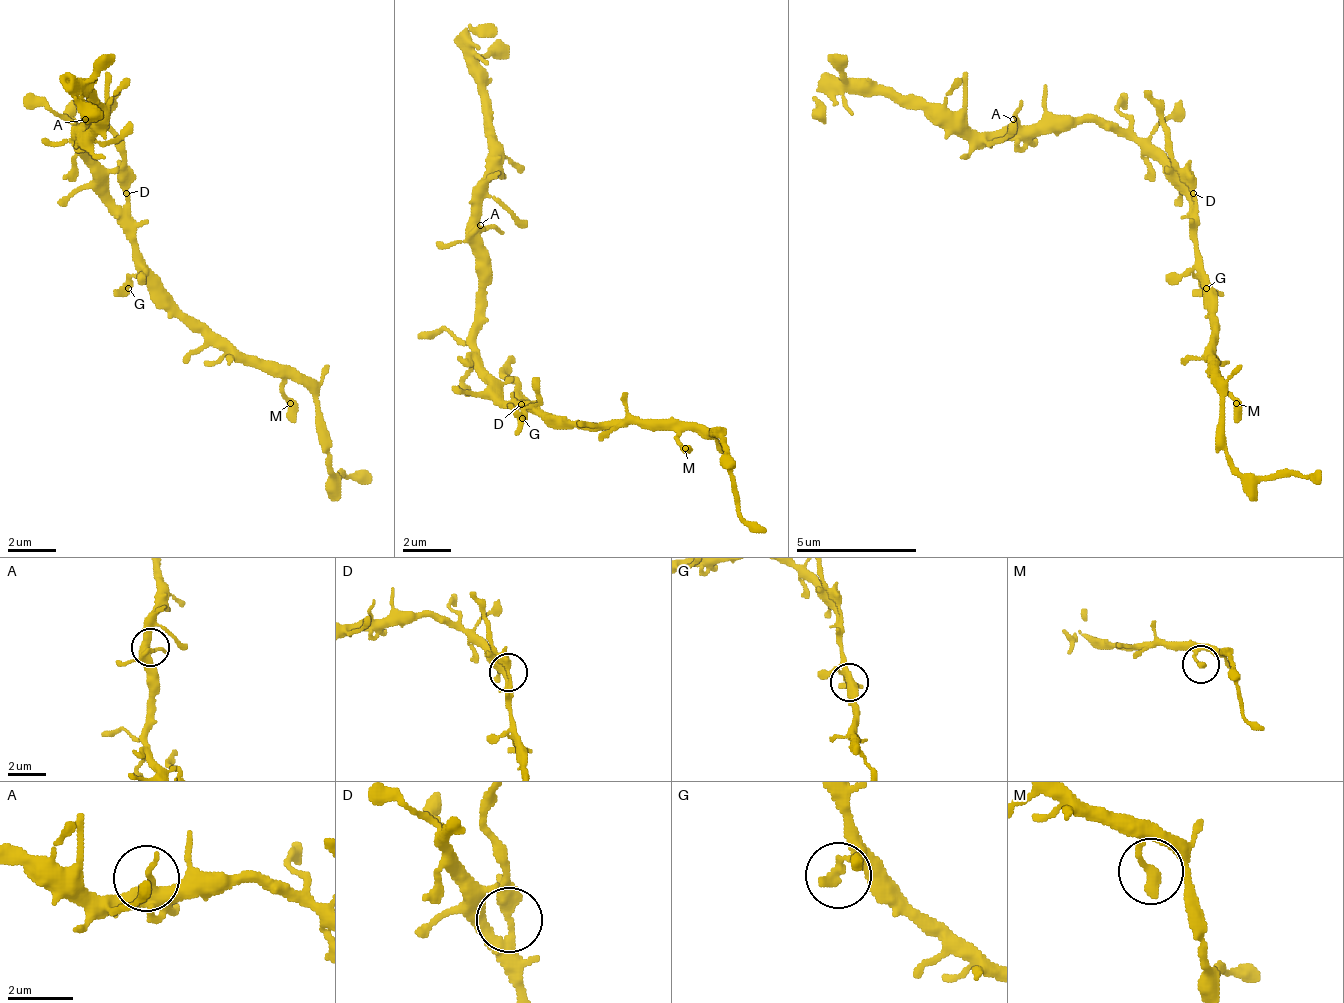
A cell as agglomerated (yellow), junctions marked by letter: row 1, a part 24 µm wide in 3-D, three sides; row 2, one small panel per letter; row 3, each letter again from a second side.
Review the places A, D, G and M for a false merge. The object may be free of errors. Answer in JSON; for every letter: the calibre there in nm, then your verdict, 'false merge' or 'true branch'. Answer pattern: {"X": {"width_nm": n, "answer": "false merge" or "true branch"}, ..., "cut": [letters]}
{"A": {"width_nm": 380, "answer": "true branch"}, "D": {"width_nm": 280, "answer": "false merge"}, "G": {"width_nm": 340, "answer": "true branch"}, "M": {"width_nm": 360, "answer": "true branch"}, "cut": ["D"]}

